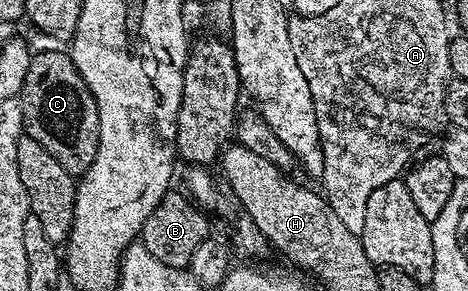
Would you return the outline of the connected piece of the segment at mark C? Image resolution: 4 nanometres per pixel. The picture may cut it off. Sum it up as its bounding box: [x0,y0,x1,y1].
[19,52,99,178]

